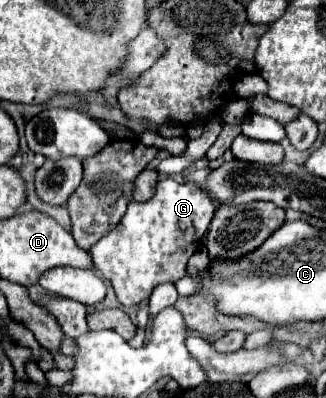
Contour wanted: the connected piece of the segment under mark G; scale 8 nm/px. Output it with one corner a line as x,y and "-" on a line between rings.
160,178
154,196
148,202
130,202
128,204
128,210
126,210
124,218
120,220
120,224
116,228
112,228
104,238
100,238
90,248
96,270
112,282
114,292
116,292
118,300
122,302
122,306
138,306
150,298
152,290
158,284
166,284
166,282
176,284
186,274
188,260
200,248
204,234
208,230
208,224
214,216
214,210
216,210
216,204
202,186
198,186
194,182
180,184
174,178

